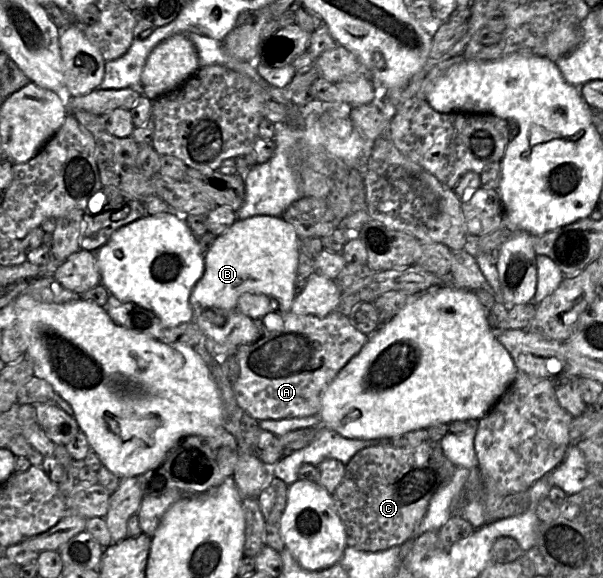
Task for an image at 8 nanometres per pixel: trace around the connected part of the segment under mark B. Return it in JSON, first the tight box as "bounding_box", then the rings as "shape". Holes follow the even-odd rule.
{"bounding_box":[190,215,300,347],"shape":[[[257,215],[252,216],[246,219],[237,219],[235,223],[223,234],[216,237],[210,249],[204,255],[204,272],[199,281],[194,286],[191,295],[190,295],[190,304],[193,310],[194,323],[200,329],[200,331],[207,337],[213,339],[215,342],[224,344],[224,345],[232,345],[239,347],[245,344],[251,344],[259,340],[264,335],[264,326],[263,319],[270,313],[278,313],[280,317],[286,315],[291,311],[292,303],[295,298],[294,292],[294,283],[297,276],[297,265],[298,265],[298,257],[300,252],[300,239],[295,231],[293,225],[285,221],[281,216],[269,216],[269,215]],[[244,293],[255,293],[255,294],[263,294],[270,298],[271,300],[271,311],[266,313],[263,317],[259,319],[253,319],[250,316],[244,314],[239,310],[238,300],[241,295]],[[206,309],[219,309],[223,311],[223,314],[226,318],[225,323],[222,326],[217,326],[207,319],[205,319],[202,314]]]}

